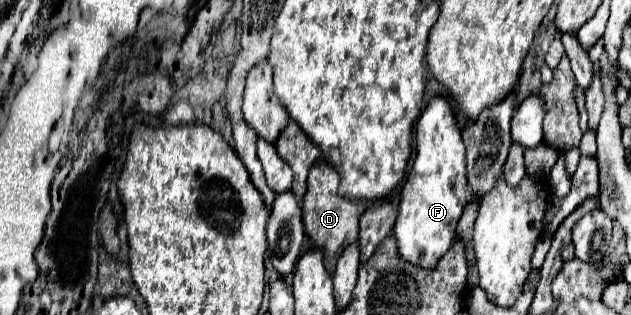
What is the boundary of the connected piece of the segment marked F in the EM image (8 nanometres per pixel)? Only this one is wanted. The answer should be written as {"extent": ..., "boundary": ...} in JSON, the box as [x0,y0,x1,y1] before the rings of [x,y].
{"extent":[394,96,470,268],"boundary":[[[438,96],[422,112],[416,124],[416,158],[402,188],[394,238],[402,260],[420,268],[436,268],[438,260],[456,240],[456,224],[470,200],[462,134],[450,104]]]}

